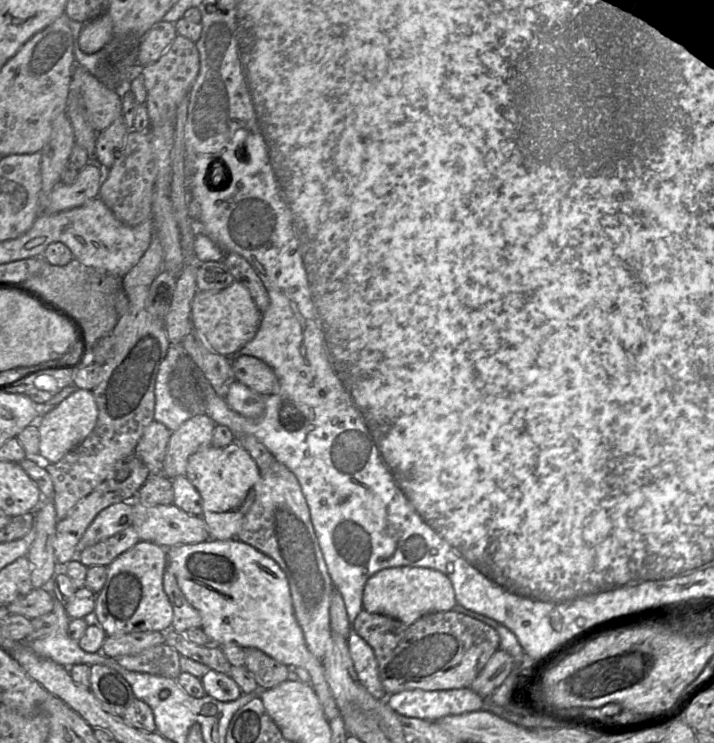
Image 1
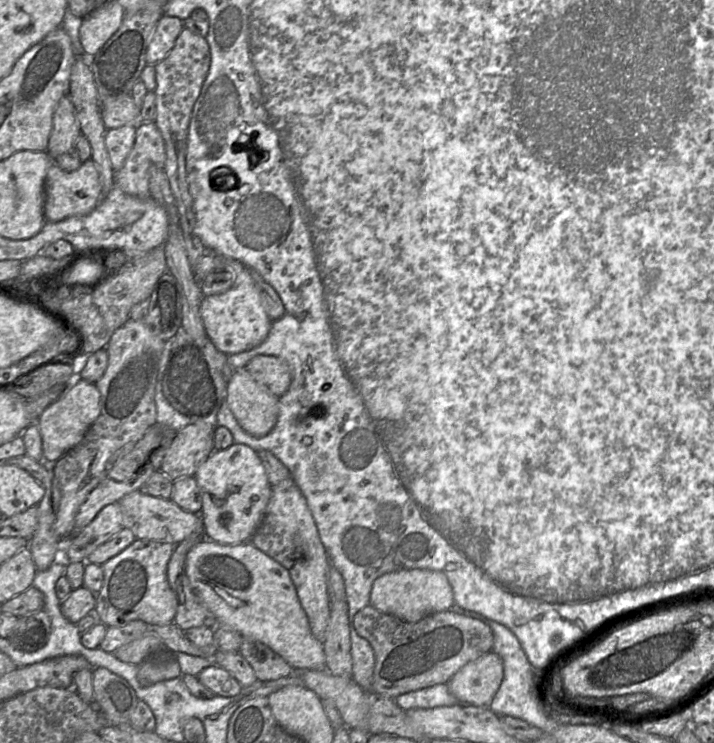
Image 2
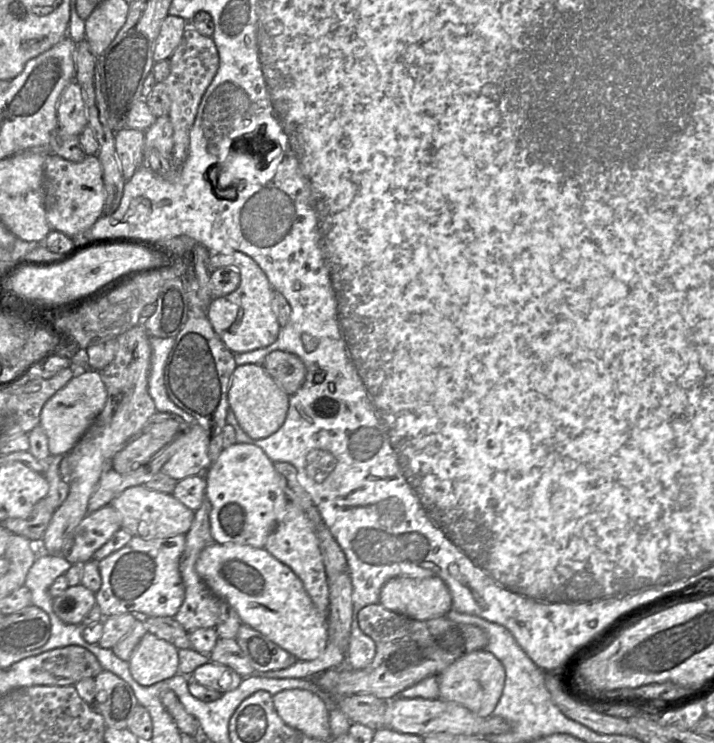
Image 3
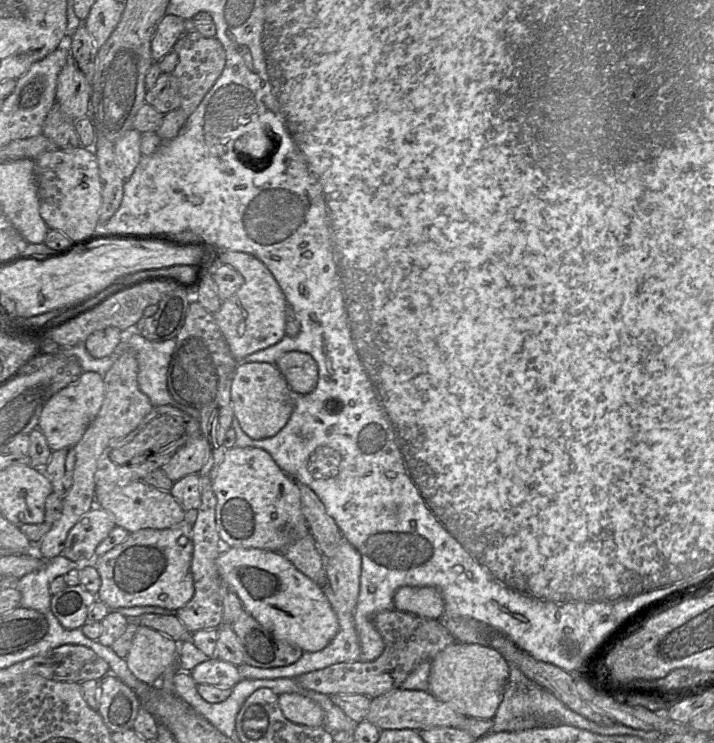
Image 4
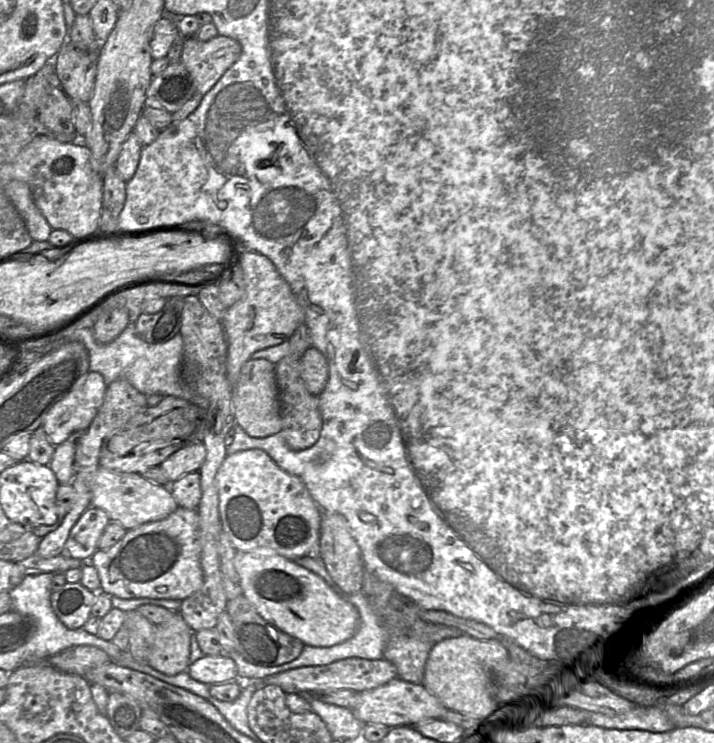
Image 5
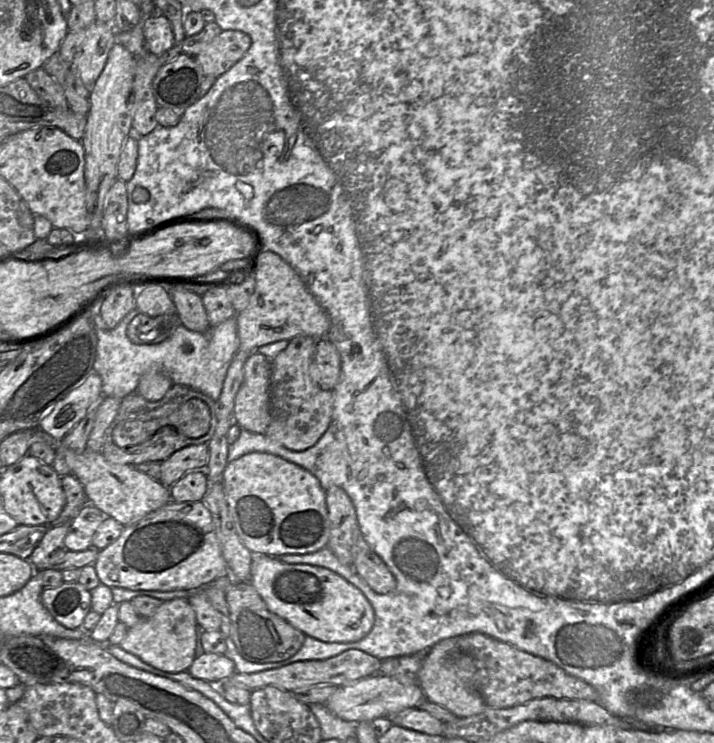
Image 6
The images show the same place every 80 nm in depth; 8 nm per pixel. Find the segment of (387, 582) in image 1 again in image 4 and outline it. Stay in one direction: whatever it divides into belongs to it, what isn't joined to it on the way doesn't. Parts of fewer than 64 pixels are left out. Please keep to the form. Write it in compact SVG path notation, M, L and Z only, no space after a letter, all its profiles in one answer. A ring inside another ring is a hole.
M434 587L399 588L393 597L395 610L421 618L439 620L444 614L444 600Z

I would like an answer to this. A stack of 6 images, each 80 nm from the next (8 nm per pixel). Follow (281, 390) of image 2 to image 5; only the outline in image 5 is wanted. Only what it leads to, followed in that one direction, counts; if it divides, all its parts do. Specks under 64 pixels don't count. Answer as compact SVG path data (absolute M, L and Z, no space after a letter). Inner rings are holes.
M316 348L306 350L300 360L300 377L307 390L319 396L324 390L329 375L329 367L325 356Z

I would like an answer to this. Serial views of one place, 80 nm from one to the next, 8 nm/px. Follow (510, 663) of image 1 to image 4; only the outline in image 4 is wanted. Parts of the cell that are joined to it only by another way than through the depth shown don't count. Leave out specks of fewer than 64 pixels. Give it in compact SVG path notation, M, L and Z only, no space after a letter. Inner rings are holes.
M455 642L430 661L428 691L467 717L493 719L509 682L510 665L490 646Z

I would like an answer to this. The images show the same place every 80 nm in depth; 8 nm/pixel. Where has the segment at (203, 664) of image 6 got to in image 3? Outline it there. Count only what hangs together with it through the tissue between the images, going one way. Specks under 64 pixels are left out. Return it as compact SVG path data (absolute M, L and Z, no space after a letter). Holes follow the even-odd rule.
M210 661L196 668L191 679L224 694L235 690L241 684L243 677L228 666Z

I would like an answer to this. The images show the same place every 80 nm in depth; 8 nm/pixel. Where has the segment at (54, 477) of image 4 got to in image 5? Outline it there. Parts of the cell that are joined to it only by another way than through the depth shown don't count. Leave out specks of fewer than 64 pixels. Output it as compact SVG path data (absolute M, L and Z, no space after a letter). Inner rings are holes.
M85 430L72 433L64 442L55 446L55 451L49 463L59 484L69 484L75 475L76 452Z

